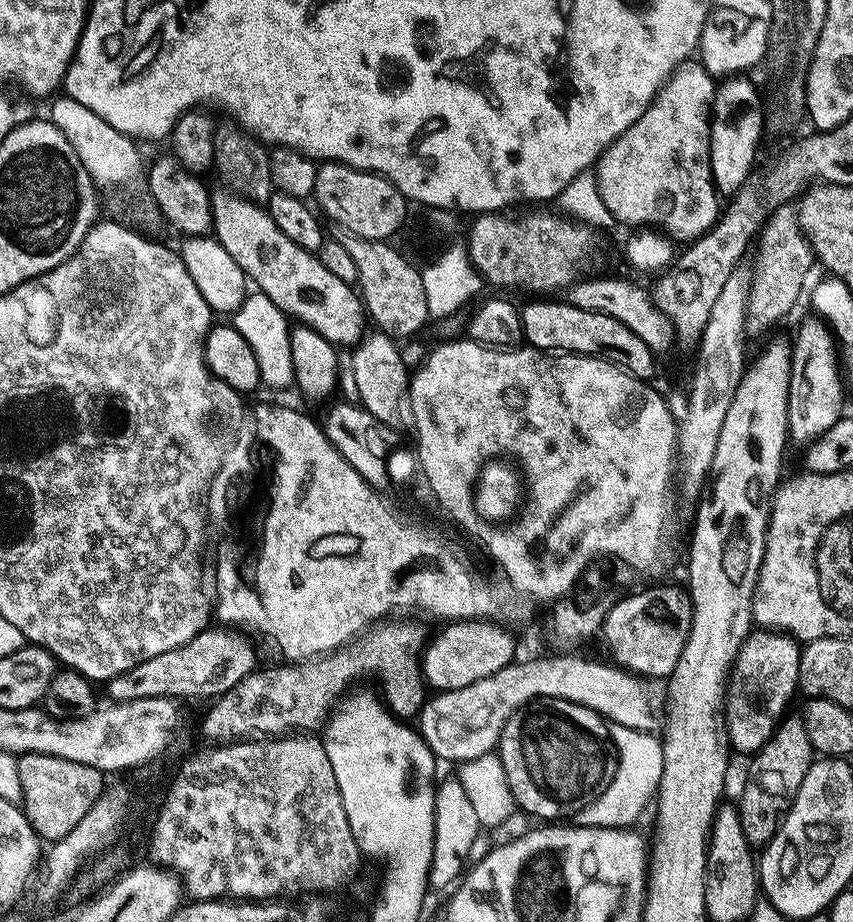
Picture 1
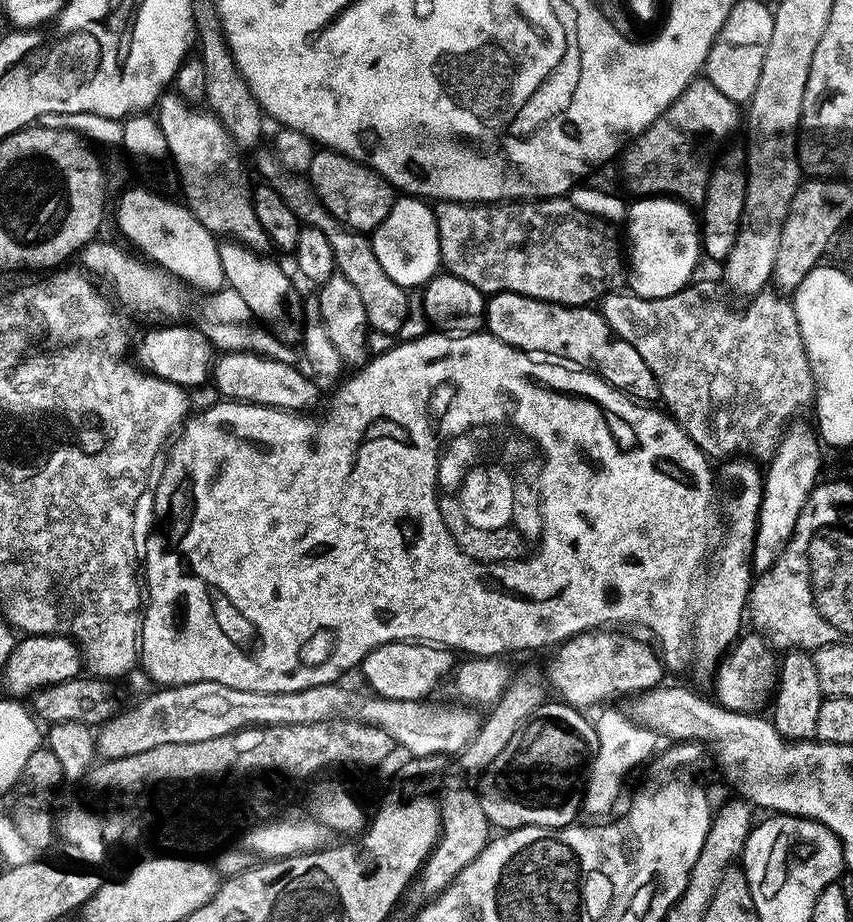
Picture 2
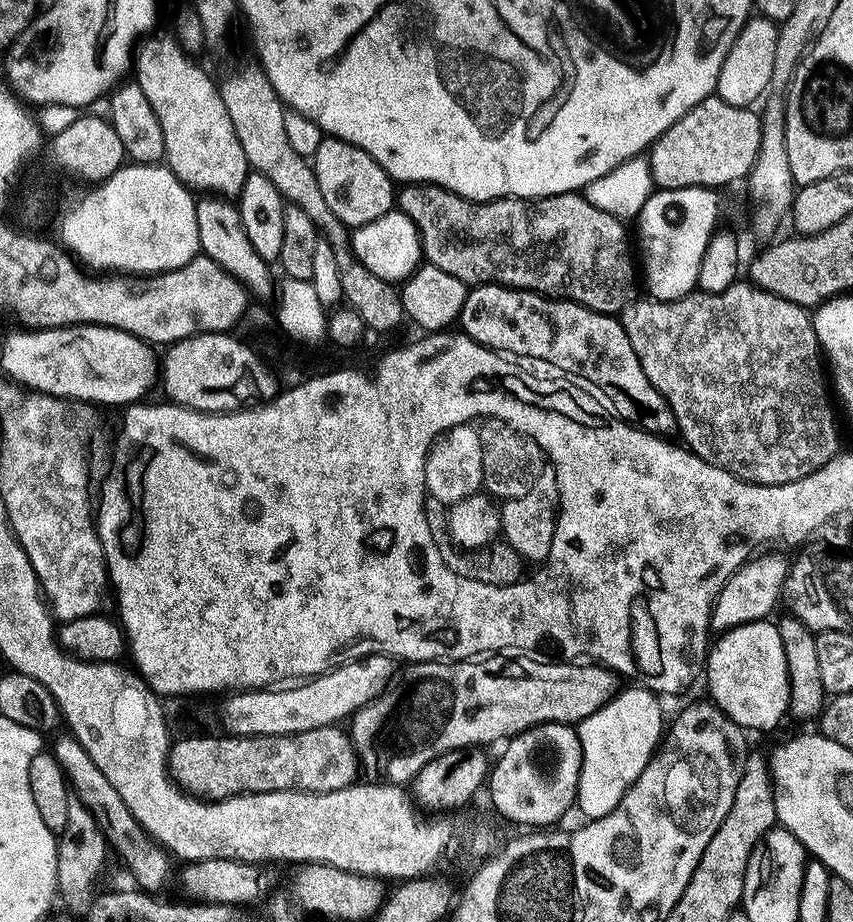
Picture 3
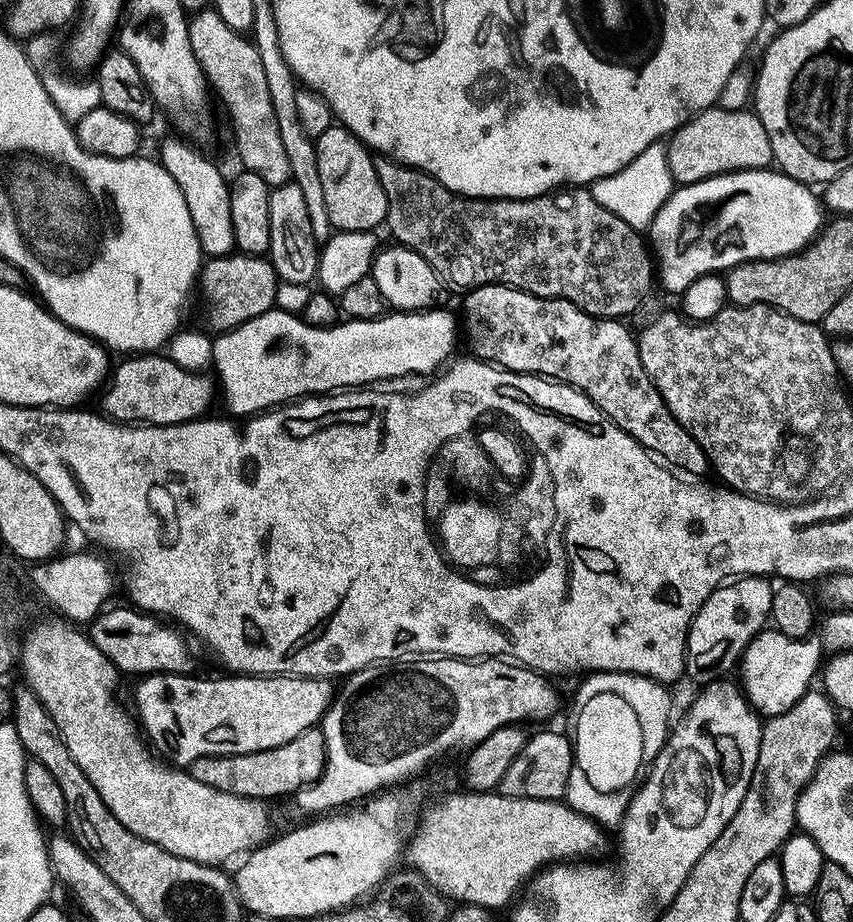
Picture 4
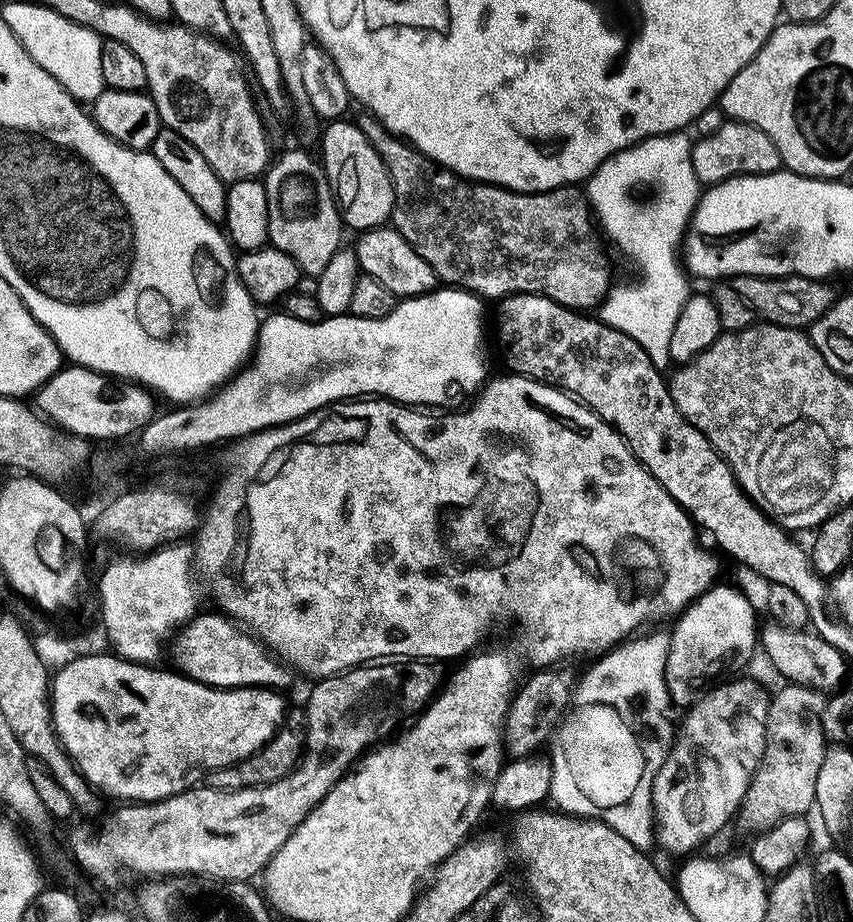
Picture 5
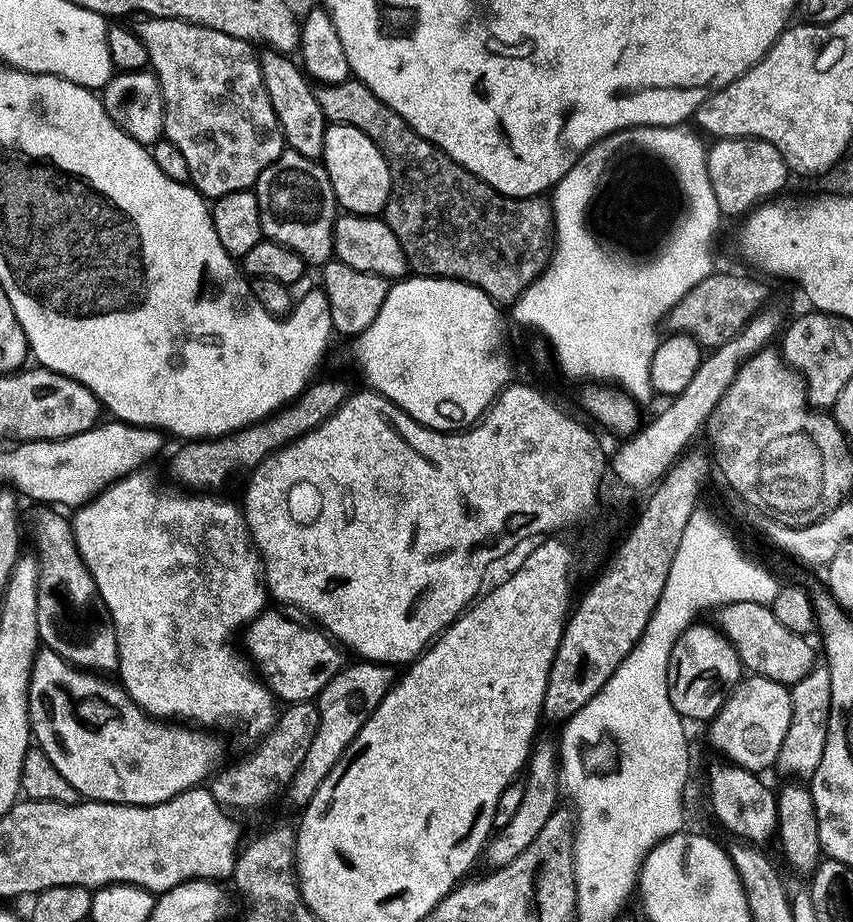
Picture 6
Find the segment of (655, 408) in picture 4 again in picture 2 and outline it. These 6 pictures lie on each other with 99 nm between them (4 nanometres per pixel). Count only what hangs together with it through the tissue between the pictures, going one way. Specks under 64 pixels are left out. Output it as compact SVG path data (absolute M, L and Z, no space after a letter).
M503 292L487 301L486 328L494 338L520 352L555 358L584 370L595 370L617 392L623 392L645 406L661 403L660 387L654 374L650 374L650 366L642 362L642 354L638 354L630 342L616 335L606 318L591 307L567 308L561 304Z

